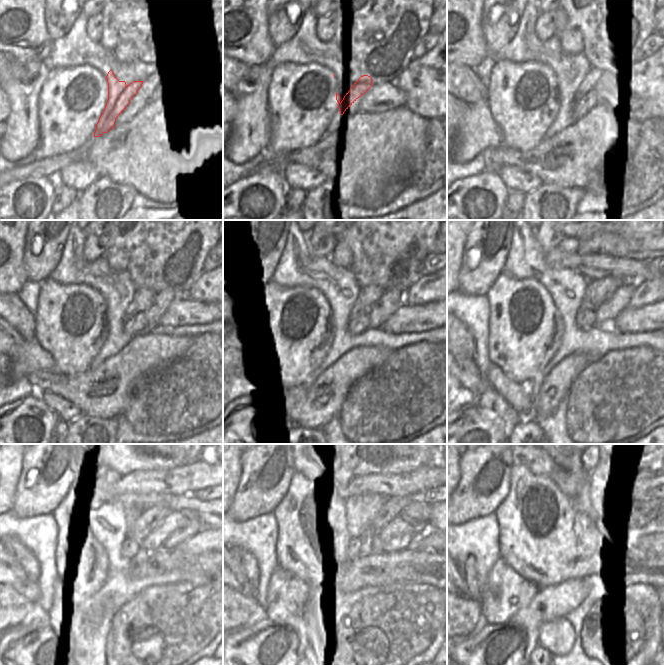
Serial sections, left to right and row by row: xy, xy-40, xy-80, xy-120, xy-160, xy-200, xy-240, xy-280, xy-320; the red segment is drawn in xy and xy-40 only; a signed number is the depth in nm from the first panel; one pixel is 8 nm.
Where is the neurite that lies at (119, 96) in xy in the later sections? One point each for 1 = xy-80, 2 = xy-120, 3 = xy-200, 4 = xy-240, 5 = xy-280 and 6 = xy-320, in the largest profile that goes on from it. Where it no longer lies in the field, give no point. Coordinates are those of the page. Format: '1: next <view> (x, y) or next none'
1: next xy-80 (591, 79)
2: next xy-120 (143, 298)
3: next xy-200 (598, 291)
4: next xy-240 (150, 518)
5: next xy-280 (393, 506)
6: next xy-320 (645, 485)

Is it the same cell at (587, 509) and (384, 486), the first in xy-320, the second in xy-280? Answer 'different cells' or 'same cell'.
different cells

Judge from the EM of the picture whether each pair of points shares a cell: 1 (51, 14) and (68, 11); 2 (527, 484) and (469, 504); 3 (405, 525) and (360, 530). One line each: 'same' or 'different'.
1: same
2: different
3: same

